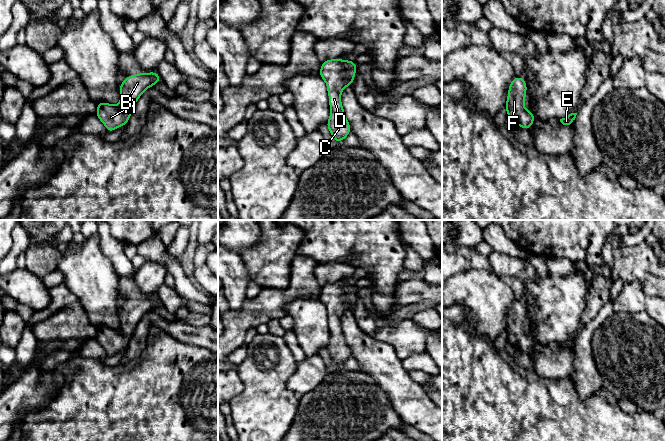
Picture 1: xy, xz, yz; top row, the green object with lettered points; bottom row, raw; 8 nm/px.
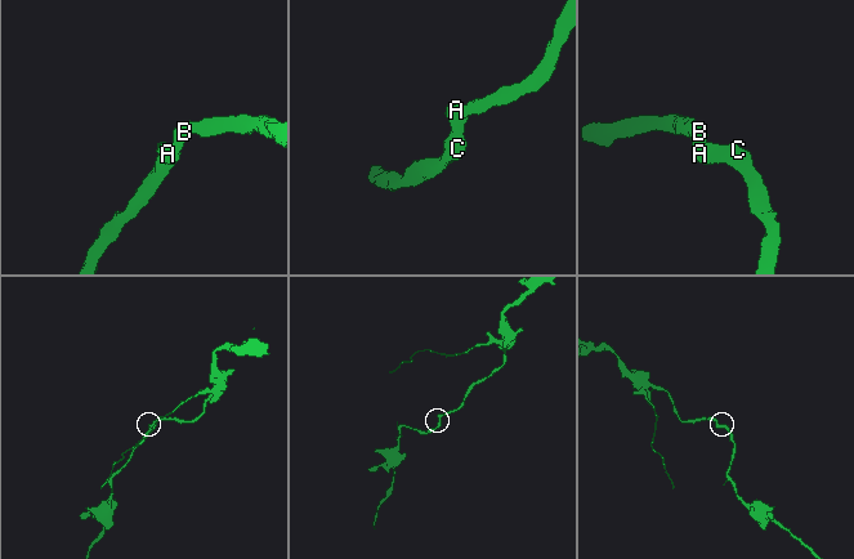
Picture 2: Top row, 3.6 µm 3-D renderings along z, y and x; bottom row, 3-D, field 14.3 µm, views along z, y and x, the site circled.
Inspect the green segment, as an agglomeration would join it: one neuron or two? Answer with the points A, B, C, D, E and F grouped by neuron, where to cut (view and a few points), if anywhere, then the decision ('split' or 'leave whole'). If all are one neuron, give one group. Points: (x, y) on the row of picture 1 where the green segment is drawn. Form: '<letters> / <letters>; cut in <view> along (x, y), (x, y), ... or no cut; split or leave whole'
A B C D E F; no cut; leave whole

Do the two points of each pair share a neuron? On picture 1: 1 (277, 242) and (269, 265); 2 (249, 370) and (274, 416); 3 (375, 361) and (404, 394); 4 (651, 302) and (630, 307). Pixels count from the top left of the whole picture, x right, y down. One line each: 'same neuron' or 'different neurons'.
1: same neuron
2: same neuron
3: same neuron
4: same neuron

